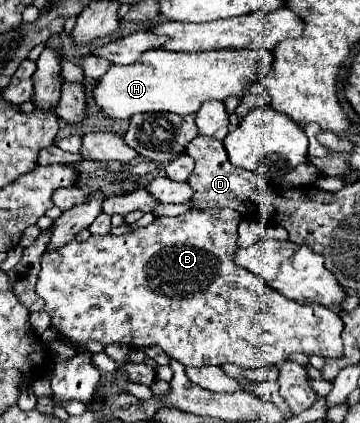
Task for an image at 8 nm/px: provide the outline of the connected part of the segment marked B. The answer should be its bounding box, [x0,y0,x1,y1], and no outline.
[36,208,342,368]

